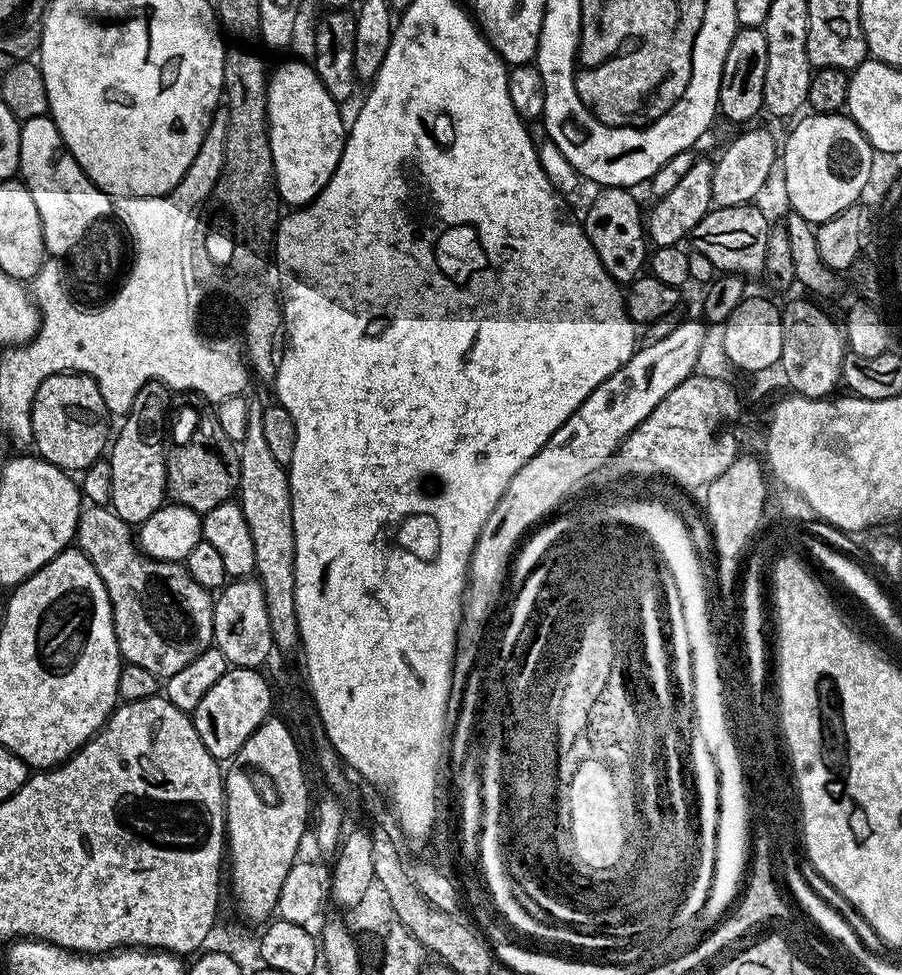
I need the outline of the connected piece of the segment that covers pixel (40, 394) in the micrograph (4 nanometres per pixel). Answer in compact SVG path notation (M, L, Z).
M59 372L43 380L34 394L32 444L40 459L69 474L80 474L105 455L110 444L108 420L110 413L94 378L80 372Z

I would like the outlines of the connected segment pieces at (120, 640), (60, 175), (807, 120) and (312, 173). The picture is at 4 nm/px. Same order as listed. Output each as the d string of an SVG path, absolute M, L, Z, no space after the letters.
M88 506L81 511L74 537L80 551L85 552L102 582L112 607L112 621L116 645L121 657L136 668L146 670L152 676L164 678L169 675L168 644L172 644L173 665L179 666L193 660L196 653L206 650L213 643L212 611L214 596L209 589L198 586L194 578L182 578L180 572L185 565L175 560L155 560L140 551L133 529L113 512L111 507Z
M51 115L30 118L21 123L18 176L30 190L34 206L38 206L38 218L42 218L44 250L49 257L67 256L70 246L74 246L74 242L78 242L78 238L82 238L82 234L86 234L94 222L113 215L113 197L103 192L80 169L80 163L69 154Z
M801 115L795 121L797 124L793 126L788 141L782 144L784 192L788 195L787 207L791 211L809 224L819 226L859 201L869 177L874 150L862 130L858 130L847 115L807 115Z
M289 58L285 64L271 69L268 77L268 133L270 150L274 158L276 171L276 190L281 201L292 203L292 206L307 206L312 203L320 191L330 182L338 162L342 158L346 139L346 120L340 117L341 105L322 86L315 67L311 63L297 58Z

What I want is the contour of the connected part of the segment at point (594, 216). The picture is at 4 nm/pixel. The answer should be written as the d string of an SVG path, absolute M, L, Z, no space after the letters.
M601 187L591 202L582 227L603 268L622 286L629 285L643 273L648 257L648 240L640 206L627 188Z

